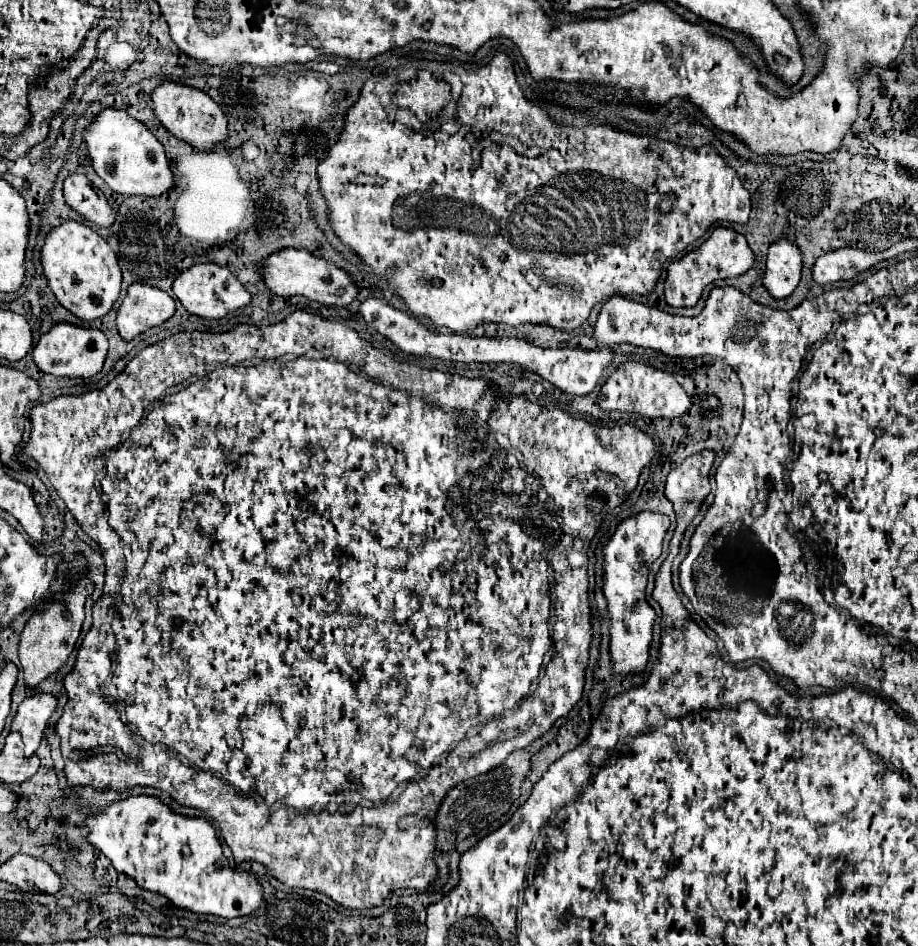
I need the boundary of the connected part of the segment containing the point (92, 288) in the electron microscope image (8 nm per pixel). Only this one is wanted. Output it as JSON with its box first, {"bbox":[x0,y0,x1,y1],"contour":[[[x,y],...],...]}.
{"bbox":[40,220,122,322],"contour":[[[64,220],[60,226],[52,228],[40,252],[40,264],[48,288],[56,294],[56,300],[74,316],[86,322],[108,314],[120,296],[122,272],[116,254],[100,234],[82,222]]]}

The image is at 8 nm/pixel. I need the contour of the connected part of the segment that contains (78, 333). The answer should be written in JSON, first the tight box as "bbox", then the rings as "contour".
{"bbox":[32,322,108,378],"contour":[[[68,322],[54,324],[46,334],[40,336],[38,344],[34,346],[32,358],[36,366],[52,376],[80,376],[90,378],[102,370],[104,358],[108,352],[108,338],[98,328],[82,328]]]}

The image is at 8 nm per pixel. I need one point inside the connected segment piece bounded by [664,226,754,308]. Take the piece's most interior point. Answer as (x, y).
(726, 254)

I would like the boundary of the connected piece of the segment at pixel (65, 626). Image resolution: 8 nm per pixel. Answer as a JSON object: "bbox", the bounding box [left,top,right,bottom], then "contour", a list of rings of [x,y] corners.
{"bbox":[20,576,92,688],"contour":[[[86,576],[78,578],[78,584],[74,590],[62,596],[62,600],[56,600],[50,604],[50,608],[36,612],[24,626],[24,632],[20,636],[20,664],[24,670],[24,682],[28,688],[36,688],[40,682],[56,674],[72,654],[76,640],[80,636],[80,628],[84,622],[84,602],[86,596],[92,594],[92,582]]]}

